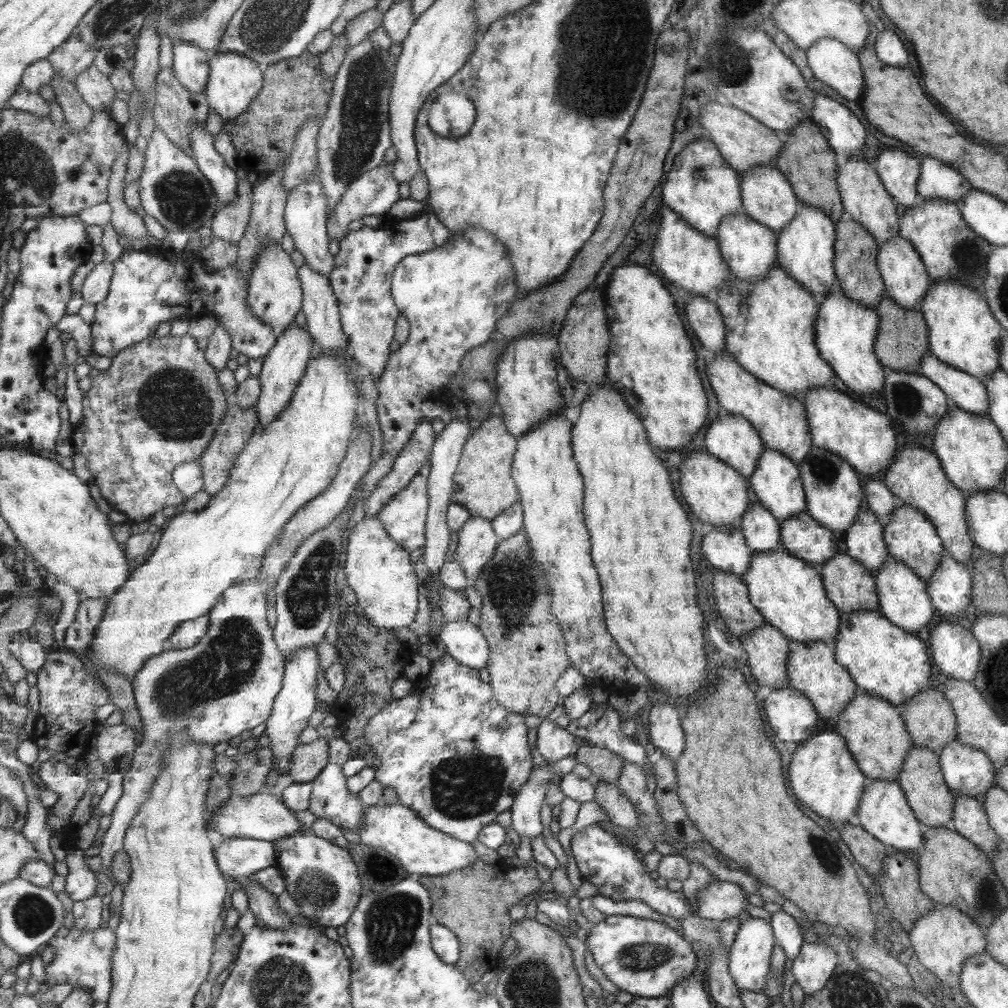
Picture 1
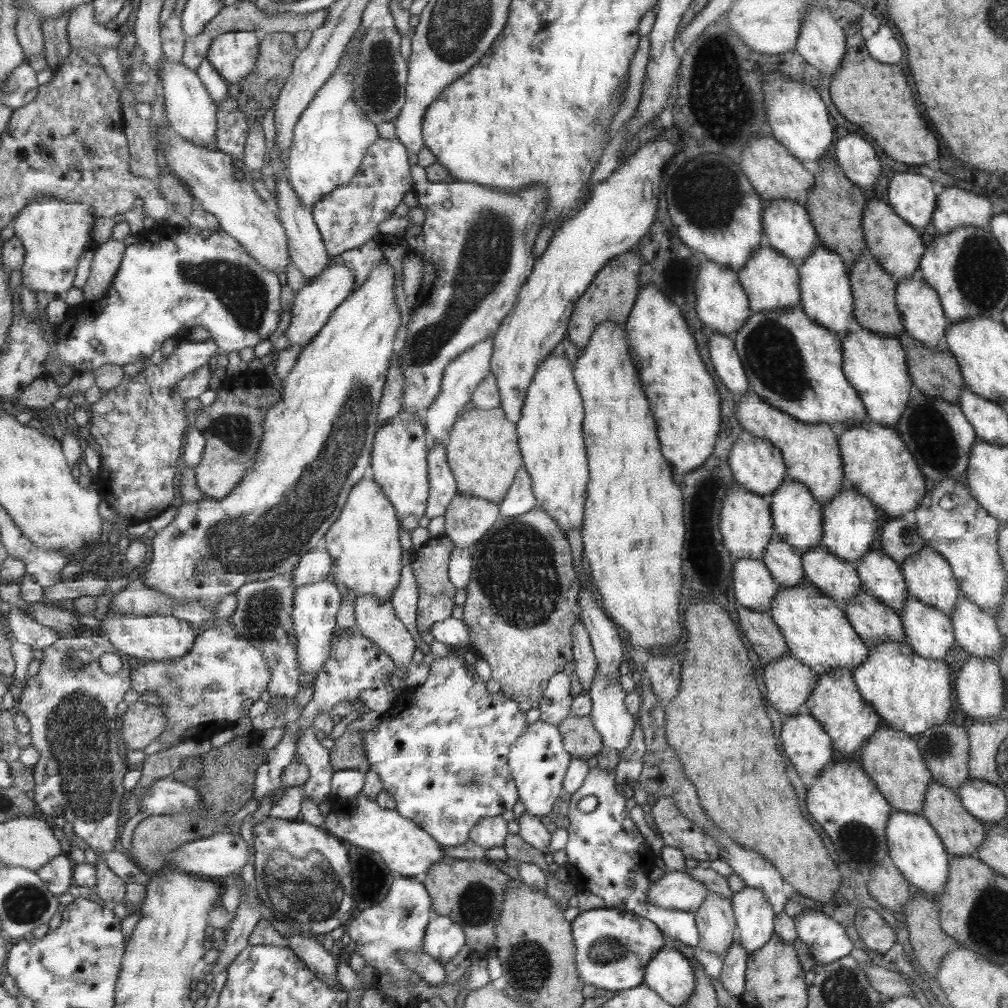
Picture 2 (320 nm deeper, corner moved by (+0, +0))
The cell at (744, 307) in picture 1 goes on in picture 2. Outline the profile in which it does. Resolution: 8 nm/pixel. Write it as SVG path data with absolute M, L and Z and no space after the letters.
M794 306L777 312L751 313L748 321L736 331L732 342L737 344L736 353L743 360L744 373L751 390L777 410L792 415L805 423L825 422L829 426L859 426L867 420L867 411L852 383L845 378L841 337L808 318L801 307Z

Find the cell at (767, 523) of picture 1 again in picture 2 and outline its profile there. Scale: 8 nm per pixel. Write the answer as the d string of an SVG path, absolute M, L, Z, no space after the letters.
M777 534L772 535L769 545L765 547L762 561L781 587L797 586L804 580L800 554Z

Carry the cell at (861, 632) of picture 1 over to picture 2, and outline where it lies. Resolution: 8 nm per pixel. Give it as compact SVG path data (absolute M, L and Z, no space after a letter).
M887 642L869 648L866 659L857 668L851 668L851 671L861 698L864 702L868 702L879 715L880 720L893 730L899 730L916 738L927 730L935 731L937 726L944 724L949 716L951 678L947 666L943 661L914 654L912 648L905 643Z

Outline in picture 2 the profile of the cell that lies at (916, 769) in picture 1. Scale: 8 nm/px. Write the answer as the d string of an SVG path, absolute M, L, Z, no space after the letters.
M929 782L928 790L925 791L922 814L943 840L945 850L949 856L969 855L975 852L985 840L986 834L983 826L964 809L960 798L957 798L948 787L942 784Z

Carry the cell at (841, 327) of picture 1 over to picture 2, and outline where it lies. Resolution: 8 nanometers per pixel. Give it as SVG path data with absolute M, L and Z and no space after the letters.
M857 326L857 329L841 336L840 345L843 350L845 378L852 383L864 403L867 420L895 429L908 406L911 390L914 388L908 373L907 355L899 339L877 335Z

